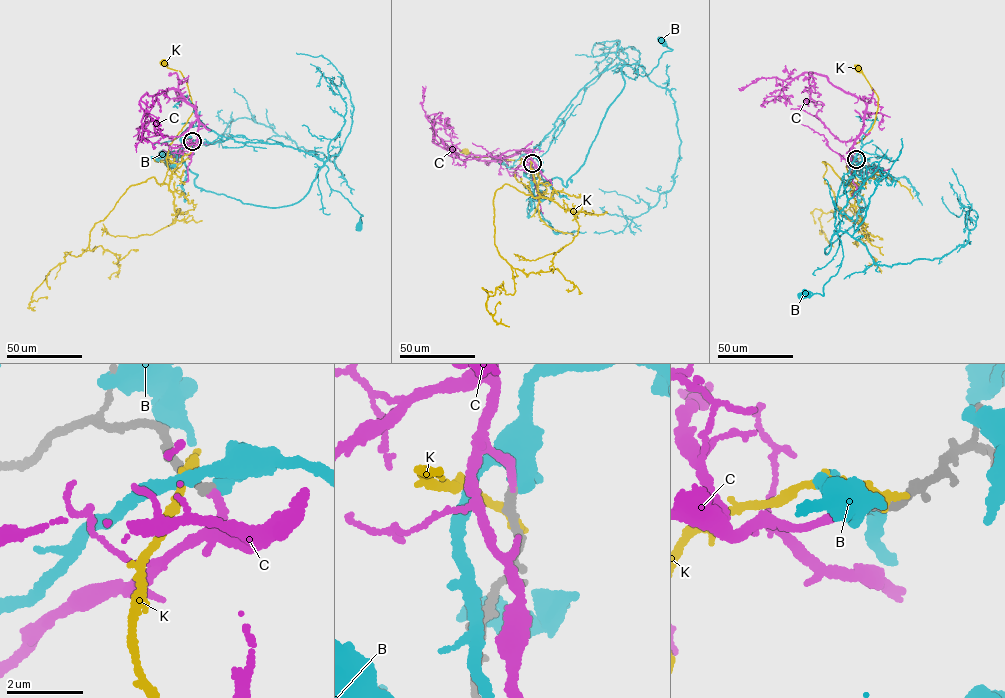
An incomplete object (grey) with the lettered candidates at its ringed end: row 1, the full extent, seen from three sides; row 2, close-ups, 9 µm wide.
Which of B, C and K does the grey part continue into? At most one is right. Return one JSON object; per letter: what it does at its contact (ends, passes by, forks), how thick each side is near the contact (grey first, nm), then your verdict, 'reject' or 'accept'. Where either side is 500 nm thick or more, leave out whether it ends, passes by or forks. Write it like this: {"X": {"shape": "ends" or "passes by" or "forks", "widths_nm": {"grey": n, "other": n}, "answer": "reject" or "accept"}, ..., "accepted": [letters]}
{"B": {"widths_nm": {"grey": 240, "other": 550}, "answer": "reject"}, "C": {"shape": "ends", "widths_nm": {"grey": 240, "other": 190}, "answer": "accept"}, "K": {"shape": "ends", "widths_nm": {"grey": 320, "other": 240}, "answer": "reject"}, "accepted": ["C"]}

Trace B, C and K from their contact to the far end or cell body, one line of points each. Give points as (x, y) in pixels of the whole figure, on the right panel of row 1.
B: (856, 159), (866, 168), (859, 191), (865, 206), (825, 250), (837, 234), (843, 257), (823, 295), (802, 295)
C: (856, 159), (850, 159), (850, 148), (866, 106), (825, 76), (806, 72), (785, 80), (764, 78), (740, 90)
K: (857, 159), (847, 164), (857, 180), (853, 189), (847, 160), (852, 146), (872, 128), (878, 100), (858, 69)

